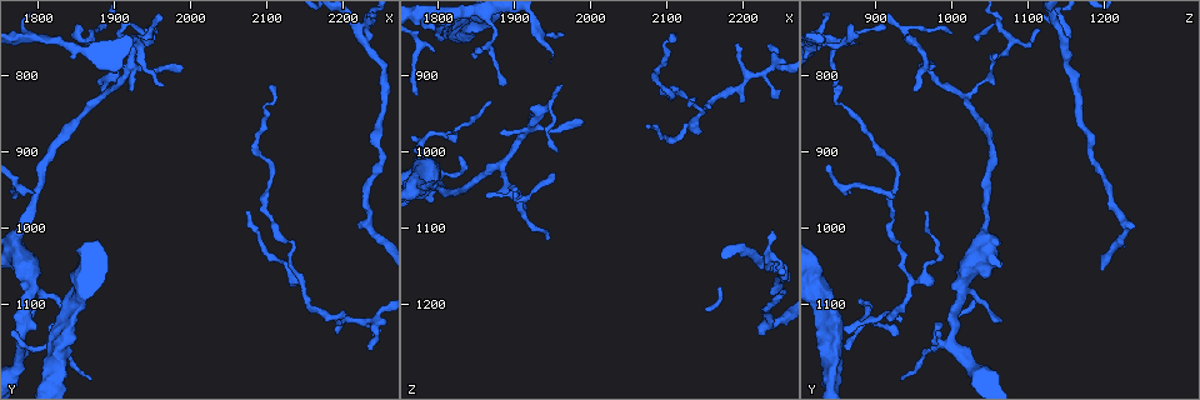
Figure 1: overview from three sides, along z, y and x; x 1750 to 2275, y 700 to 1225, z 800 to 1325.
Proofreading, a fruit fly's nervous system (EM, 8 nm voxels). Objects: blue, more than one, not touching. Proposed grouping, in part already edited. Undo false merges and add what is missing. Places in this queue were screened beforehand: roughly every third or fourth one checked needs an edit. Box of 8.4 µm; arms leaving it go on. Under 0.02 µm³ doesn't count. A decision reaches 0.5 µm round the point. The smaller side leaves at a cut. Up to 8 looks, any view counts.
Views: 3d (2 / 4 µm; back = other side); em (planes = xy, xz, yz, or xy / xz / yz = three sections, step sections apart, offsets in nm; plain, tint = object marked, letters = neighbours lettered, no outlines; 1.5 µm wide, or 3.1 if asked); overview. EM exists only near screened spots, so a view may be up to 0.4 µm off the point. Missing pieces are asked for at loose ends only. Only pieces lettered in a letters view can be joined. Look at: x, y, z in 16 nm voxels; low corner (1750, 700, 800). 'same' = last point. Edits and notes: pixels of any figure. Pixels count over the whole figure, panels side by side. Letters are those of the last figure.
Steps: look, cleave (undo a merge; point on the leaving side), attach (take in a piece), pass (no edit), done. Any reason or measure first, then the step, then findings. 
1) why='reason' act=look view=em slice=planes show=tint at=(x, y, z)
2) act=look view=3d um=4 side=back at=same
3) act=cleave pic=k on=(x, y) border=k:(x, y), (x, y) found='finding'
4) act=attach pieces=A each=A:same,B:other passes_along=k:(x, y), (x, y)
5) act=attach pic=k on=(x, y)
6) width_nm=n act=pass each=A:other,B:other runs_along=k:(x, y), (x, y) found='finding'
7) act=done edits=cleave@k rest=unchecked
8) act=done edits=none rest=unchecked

why='an open end' act=look view=em slice=planes show=tint at=(1955, 755, 870)

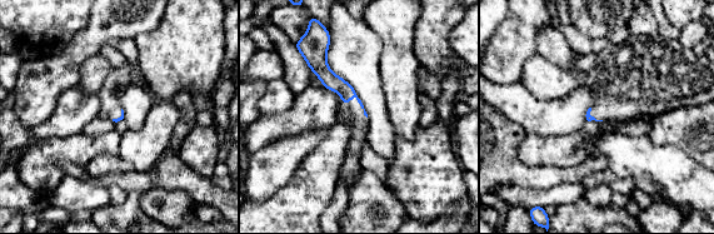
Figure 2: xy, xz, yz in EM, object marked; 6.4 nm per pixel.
why='what lies round it' act=look view=em slice=planes show=letters at=same

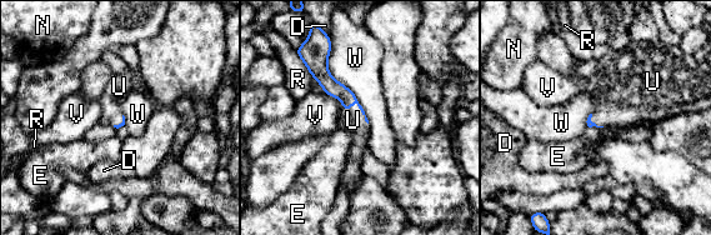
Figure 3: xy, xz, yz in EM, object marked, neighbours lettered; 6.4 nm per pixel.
longest_contact=W:550nm act=attach pieces=U each=D:other,E:other,N:other,R:other,U:same,V:other,W:other passes_along=3:(331, 86), (357, 105), (353, 120) found='the neuron continues'

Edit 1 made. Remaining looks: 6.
why='redraw' act=look view=overview

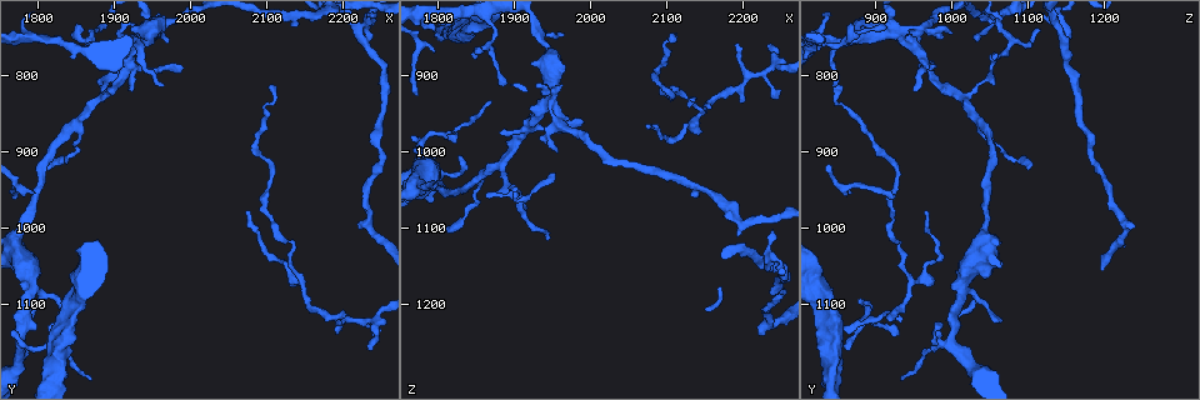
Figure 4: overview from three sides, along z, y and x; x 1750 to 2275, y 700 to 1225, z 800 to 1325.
why='tapers out' act=look view=3d um=2 at=(2105, 815, 840)

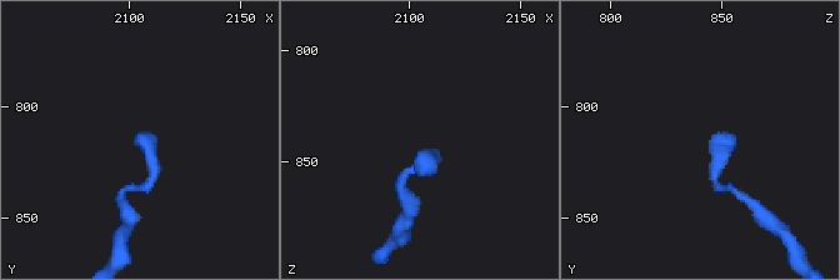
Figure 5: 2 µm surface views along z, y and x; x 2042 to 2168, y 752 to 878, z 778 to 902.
why='shape alone is not enough' act=look view=em slice=planes show=plain at=(2105, 816, 844)

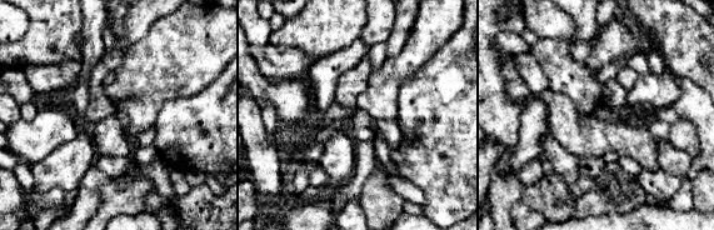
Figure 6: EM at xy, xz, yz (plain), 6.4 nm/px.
why='see the neighbours' act=look view=em slice=planes show=letters at=same

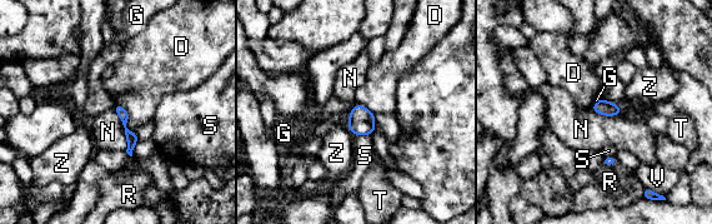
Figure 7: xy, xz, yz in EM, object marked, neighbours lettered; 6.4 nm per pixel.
act=pass each=D:other,G:other,N:other,R:other,S:other,T:other,V:other,Z:other runs_along=7:(116, 108), (130, 135), (129, 150) found='no lettered piece goes on from it'

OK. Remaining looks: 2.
why='sharp bend' act=look view=3d um=4 at=(2235, 1000, 1225)

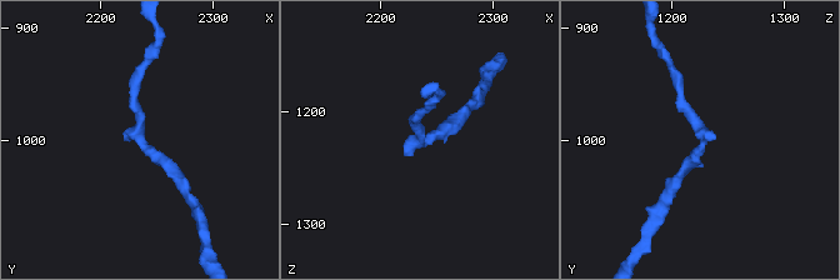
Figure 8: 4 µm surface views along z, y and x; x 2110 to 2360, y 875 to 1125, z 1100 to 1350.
why='now the EM' act=look view=em slice=planes show=letters at=(2232, 1000, 1226)

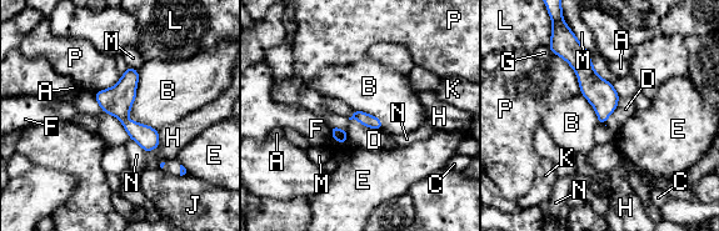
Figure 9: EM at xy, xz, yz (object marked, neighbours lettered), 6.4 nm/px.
width_nm=80 longest_contact=B:400nm act=pass each=A:other,B:other,C:other,D:other,E:other,F:other,G:other,H:other,J:other,K:other,L:other,M:other,N:other,P:other found='all the same neuron'

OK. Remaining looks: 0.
act=done edits=attach@3 rest=unchecked

